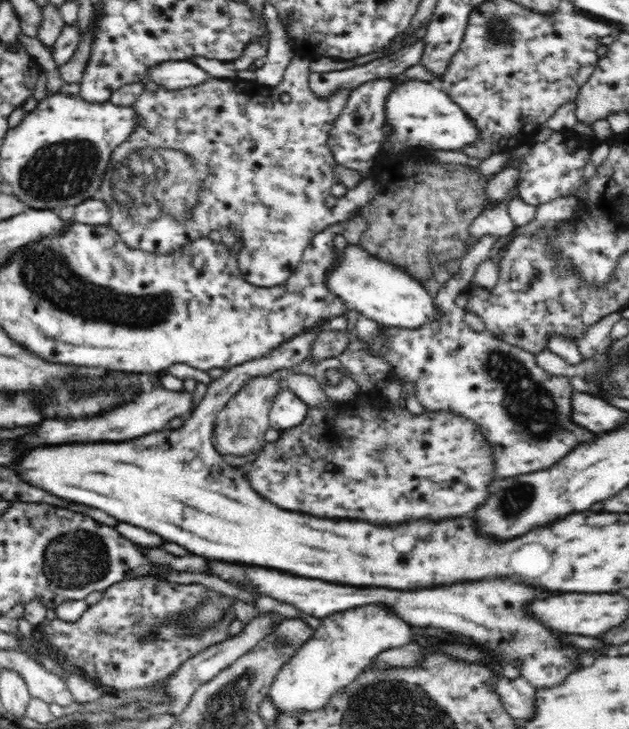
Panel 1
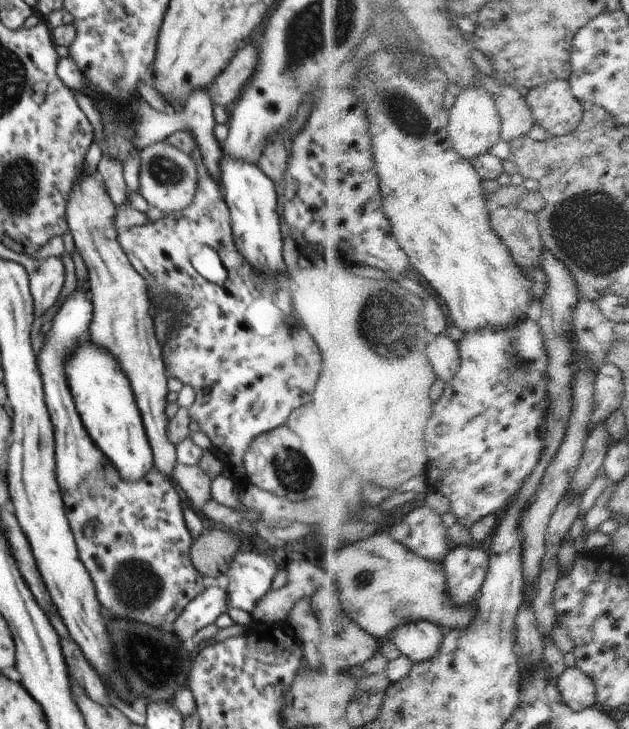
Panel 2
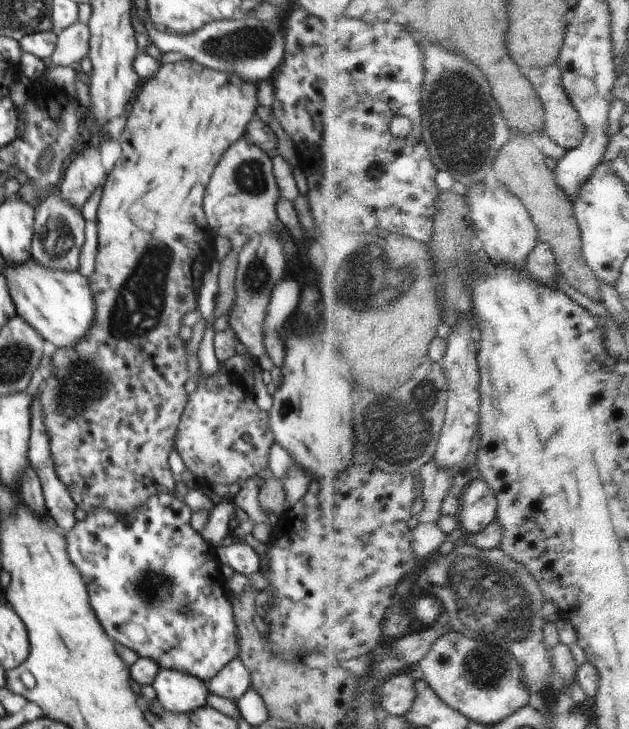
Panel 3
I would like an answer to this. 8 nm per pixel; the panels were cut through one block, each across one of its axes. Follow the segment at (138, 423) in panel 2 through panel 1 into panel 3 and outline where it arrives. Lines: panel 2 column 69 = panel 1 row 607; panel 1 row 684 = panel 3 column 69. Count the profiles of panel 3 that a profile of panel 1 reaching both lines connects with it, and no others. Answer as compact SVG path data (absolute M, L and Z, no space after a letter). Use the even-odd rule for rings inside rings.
M30 257L22 264L5 260L3 275L17 314L58 349L71 349L90 330L95 317L94 294L80 272L49 269Z

